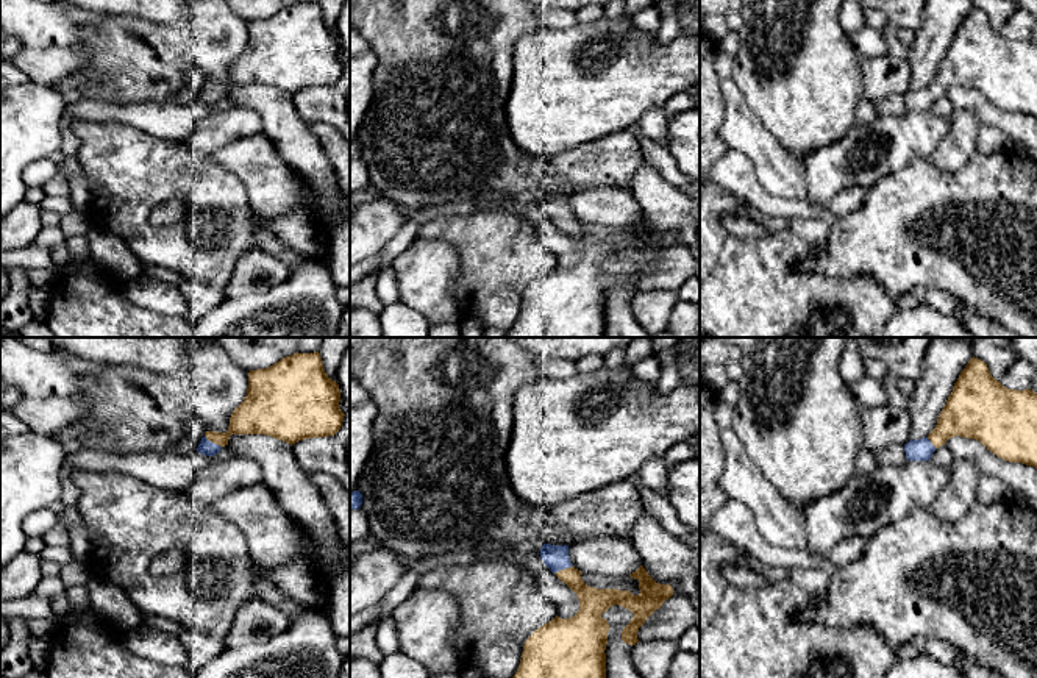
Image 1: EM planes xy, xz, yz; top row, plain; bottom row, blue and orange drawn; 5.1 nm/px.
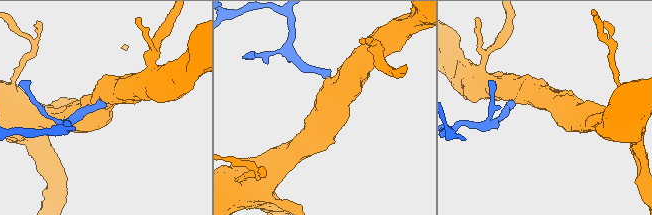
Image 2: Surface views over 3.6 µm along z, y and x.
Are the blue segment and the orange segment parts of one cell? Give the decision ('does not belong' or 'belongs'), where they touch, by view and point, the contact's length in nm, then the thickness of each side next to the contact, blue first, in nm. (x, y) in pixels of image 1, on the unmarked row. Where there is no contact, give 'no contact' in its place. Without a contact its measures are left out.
belongs | xy (213, 92) | 110 nm | 80/190 nm

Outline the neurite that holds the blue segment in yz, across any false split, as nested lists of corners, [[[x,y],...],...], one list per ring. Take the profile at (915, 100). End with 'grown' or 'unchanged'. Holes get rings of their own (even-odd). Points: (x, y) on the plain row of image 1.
[[[973,6],[954,33],[935,78],[928,87],[910,89],[904,95],[906,108],[907,111],[929,111],[934,100],[954,86],[976,89],[1004,111],[1037,119],[1037,44],[1031,39],[1004,37],[990,25],[987,14]]]; grown

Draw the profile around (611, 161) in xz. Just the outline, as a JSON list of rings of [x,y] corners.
[[[637,130],[615,131],[597,141],[587,141],[578,147],[562,150],[550,159],[562,183],[558,187],[548,189],[545,194],[570,195],[581,187],[631,187],[640,161],[642,147]]]

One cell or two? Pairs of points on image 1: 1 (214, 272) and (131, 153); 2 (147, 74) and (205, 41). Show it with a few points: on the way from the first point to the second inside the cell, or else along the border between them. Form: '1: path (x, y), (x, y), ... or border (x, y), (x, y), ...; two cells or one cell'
1: path (180, 242), (163, 241), (133, 211), (133, 188); one cell
2: border (189, 32), (192, 55); two cells

